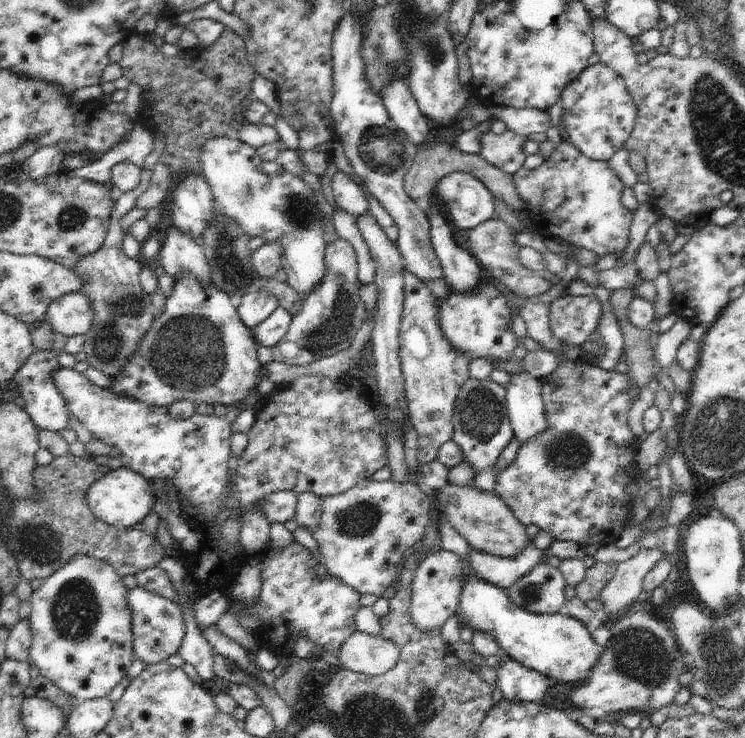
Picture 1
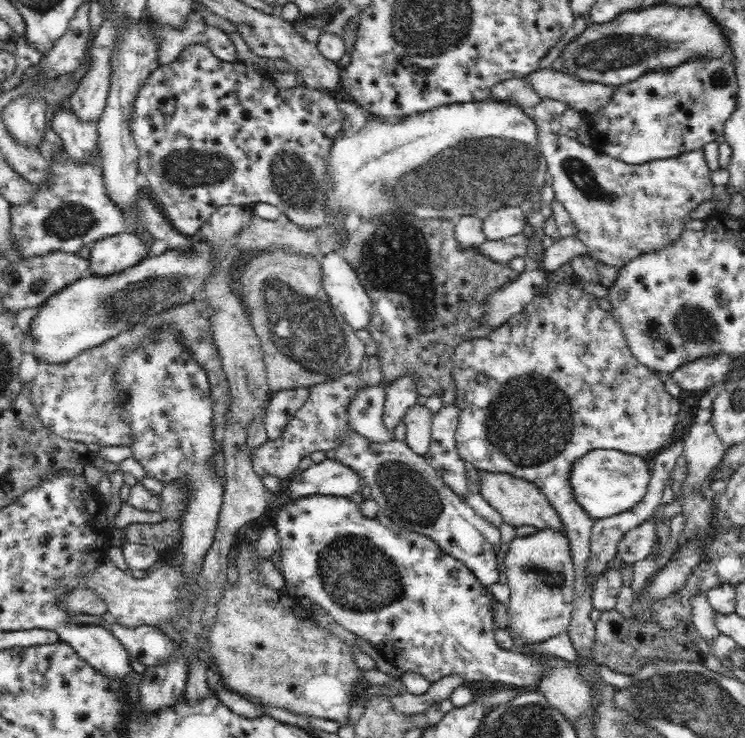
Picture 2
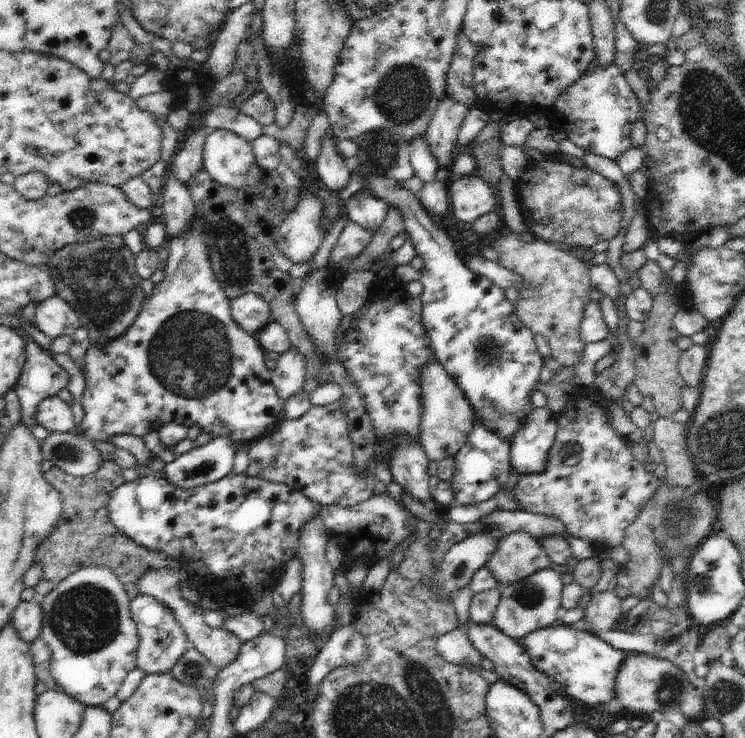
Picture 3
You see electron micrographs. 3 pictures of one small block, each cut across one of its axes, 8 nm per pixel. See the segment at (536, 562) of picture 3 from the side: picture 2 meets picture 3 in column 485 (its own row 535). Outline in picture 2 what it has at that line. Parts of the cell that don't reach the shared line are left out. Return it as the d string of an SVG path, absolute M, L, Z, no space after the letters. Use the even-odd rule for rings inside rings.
M480 470L480 476L482 476L482 480L480 480L482 492L480 494L492 504L494 510L498 510L504 516L506 524L510 524L514 528L536 526L538 532L546 530L546 528L552 528L554 532L560 532L568 538L560 514L556 512L556 508L550 504L548 496L544 496L544 492L536 484L532 484L524 478L510 476L510 474L498 474L498 472L486 472L486 470Z

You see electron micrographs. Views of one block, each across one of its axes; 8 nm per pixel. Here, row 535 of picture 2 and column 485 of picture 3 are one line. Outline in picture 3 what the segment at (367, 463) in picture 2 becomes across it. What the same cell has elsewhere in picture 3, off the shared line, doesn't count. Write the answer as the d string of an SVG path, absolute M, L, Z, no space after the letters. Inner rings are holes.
M475 416L473 430L467 434L465 444L453 456L453 460L455 460L455 474L453 474L453 478L449 482L451 482L455 498L453 498L453 502L449 506L457 508L457 506L477 504L481 500L493 498L493 494L507 484L507 478L509 478L511 470L513 470L509 452L511 452L509 440L503 440L497 432L489 430L481 418Z

